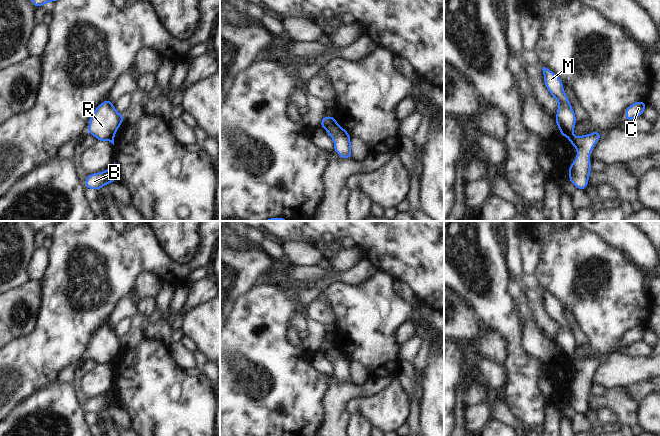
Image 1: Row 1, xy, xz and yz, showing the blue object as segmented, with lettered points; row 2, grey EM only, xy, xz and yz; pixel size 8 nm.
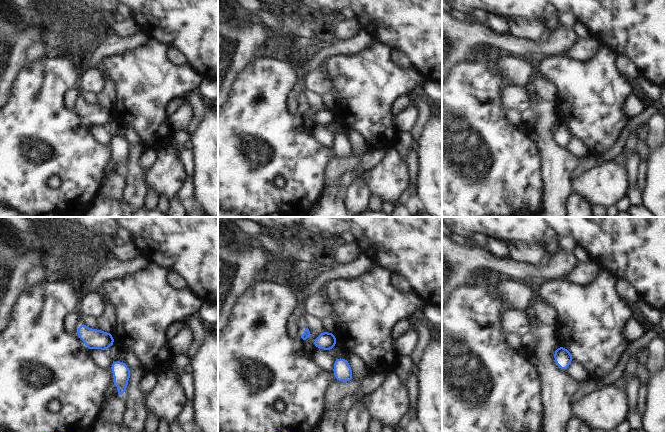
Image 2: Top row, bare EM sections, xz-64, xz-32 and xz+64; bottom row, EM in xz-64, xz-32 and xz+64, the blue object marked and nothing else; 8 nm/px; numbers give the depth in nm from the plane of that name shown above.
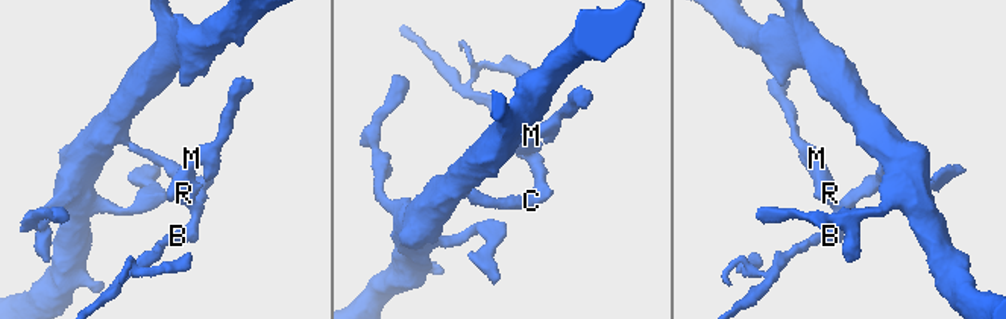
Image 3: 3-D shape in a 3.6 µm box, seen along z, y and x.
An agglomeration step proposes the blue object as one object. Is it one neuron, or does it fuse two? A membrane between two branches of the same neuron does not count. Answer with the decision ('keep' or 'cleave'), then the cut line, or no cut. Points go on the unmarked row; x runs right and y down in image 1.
cleave; cut in xz along (336, 346), (325, 353)

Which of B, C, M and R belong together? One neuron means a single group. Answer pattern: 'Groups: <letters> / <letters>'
Groups: B C / M R.

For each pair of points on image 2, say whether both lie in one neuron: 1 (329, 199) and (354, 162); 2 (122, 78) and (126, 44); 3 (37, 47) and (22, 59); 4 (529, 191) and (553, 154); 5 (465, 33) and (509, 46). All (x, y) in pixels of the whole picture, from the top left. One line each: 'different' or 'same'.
1: same
2: different
3: different
4: different
5: same

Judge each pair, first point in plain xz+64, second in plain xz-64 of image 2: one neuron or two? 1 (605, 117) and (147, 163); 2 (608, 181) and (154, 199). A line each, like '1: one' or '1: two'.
1: two
2: two

